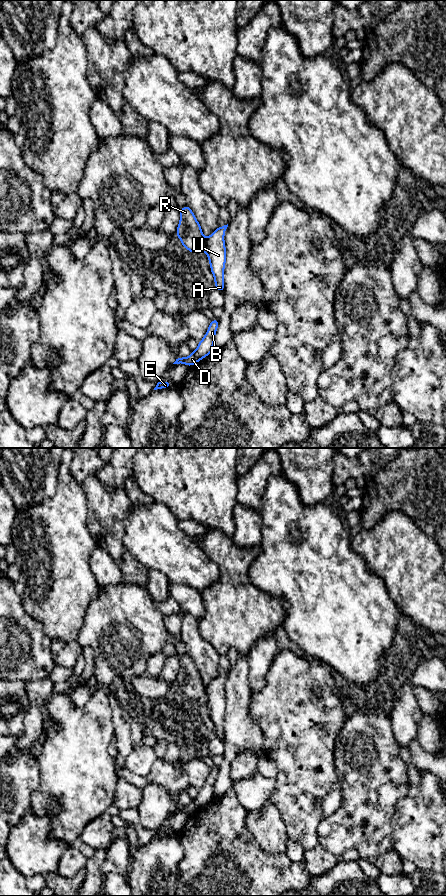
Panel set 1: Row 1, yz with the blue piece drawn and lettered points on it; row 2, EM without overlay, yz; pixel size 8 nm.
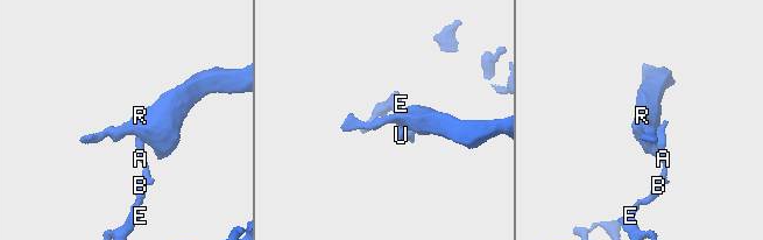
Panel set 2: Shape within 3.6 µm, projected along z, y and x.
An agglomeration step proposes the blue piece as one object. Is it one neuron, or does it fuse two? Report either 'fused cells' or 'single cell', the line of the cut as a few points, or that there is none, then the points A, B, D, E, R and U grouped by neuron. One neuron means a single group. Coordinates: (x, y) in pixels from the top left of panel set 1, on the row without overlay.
fused cells; cut in yz along (206, 688), (205, 699); A B D E U / R

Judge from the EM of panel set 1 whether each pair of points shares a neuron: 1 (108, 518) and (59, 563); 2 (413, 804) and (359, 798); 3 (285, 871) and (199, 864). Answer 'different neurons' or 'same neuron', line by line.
1: different neurons
2: different neurons
3: same neuron

